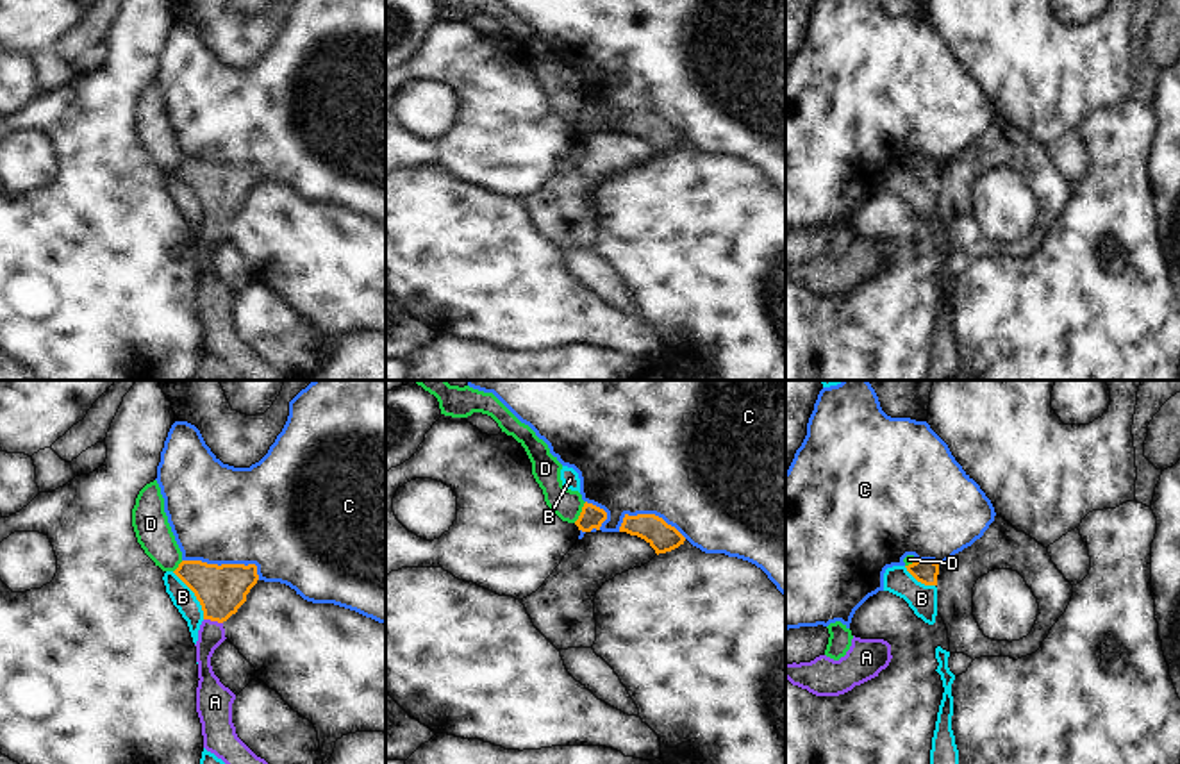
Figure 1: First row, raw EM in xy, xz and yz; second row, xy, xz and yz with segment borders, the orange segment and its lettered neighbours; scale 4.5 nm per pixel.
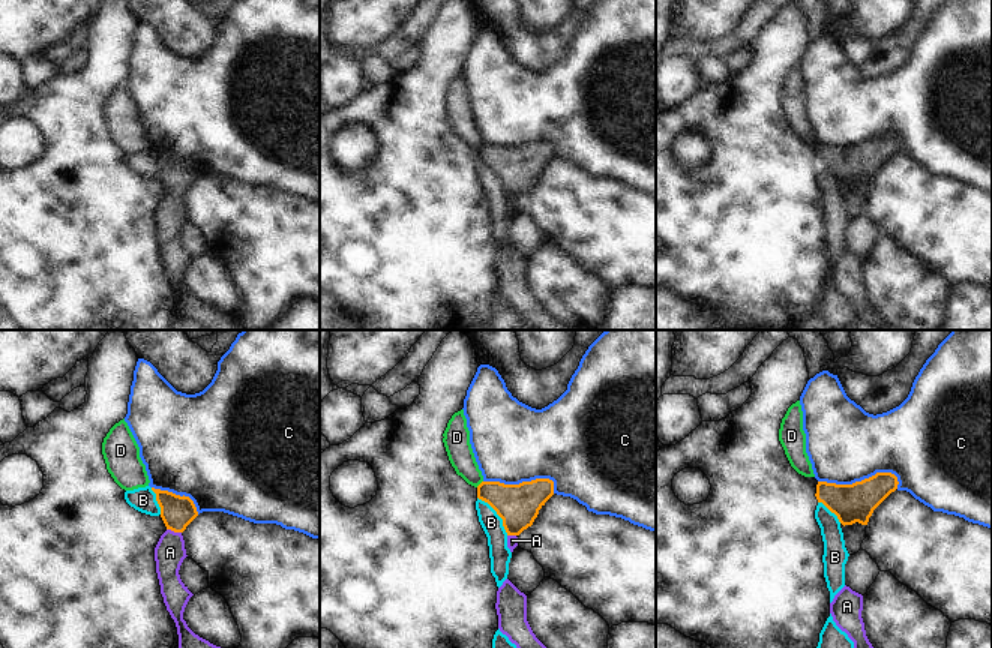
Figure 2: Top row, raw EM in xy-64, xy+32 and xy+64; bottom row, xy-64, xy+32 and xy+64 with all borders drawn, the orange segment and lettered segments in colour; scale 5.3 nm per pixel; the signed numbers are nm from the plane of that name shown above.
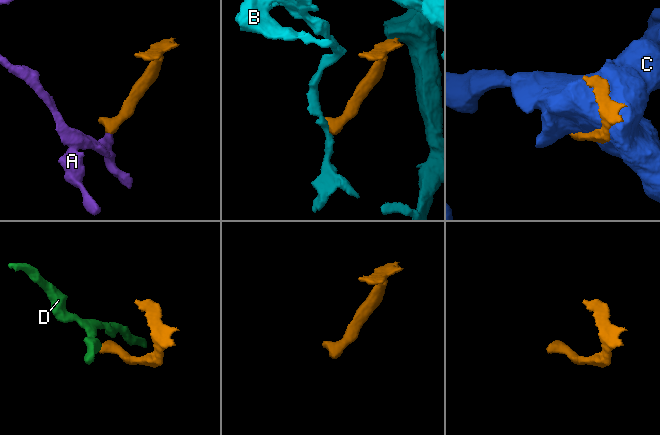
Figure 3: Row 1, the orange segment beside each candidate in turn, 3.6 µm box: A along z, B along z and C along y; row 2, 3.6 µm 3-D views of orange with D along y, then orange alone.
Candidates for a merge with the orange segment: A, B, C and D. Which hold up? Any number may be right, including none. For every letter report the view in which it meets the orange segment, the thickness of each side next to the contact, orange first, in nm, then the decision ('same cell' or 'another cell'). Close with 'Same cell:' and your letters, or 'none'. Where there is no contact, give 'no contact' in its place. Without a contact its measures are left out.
A: xy | 220/120 nm | same cell
B: xy | 220/100 nm | another cell
C: xy | 220/440 nm | another cell
D: xz | 110/140 nm | another cell
Same cell: A

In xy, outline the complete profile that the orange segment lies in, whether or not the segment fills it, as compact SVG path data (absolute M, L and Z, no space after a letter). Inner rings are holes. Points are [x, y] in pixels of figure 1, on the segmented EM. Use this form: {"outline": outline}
{"outline": "M182 561L173 573L195 593L204 610L195 644L200 678L196 712L204 748L225 764L268 764L237 737L232 723L236 694L220 682L211 666L214 650L227 639L223 623L237 612L259 580L257 566Z"}

